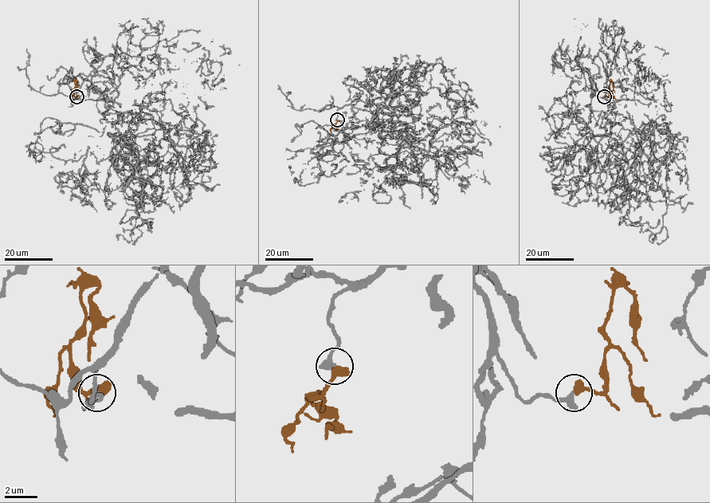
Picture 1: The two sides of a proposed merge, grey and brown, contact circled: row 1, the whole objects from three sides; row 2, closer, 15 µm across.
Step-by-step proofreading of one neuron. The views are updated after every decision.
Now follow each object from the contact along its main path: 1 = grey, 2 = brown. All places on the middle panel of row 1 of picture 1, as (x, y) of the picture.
1: (337, 119), (362, 92), (437, 191), (375, 131), (392, 115), (300, 185), (288, 159), (347, 137), (315, 152)
2: (337, 119), (334, 124), (337, 127), (336, 131)

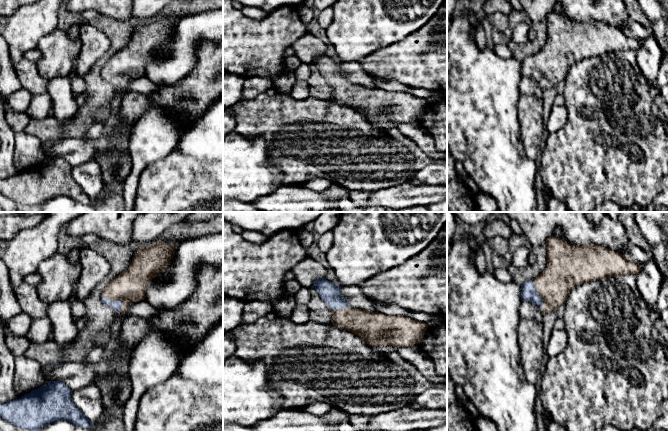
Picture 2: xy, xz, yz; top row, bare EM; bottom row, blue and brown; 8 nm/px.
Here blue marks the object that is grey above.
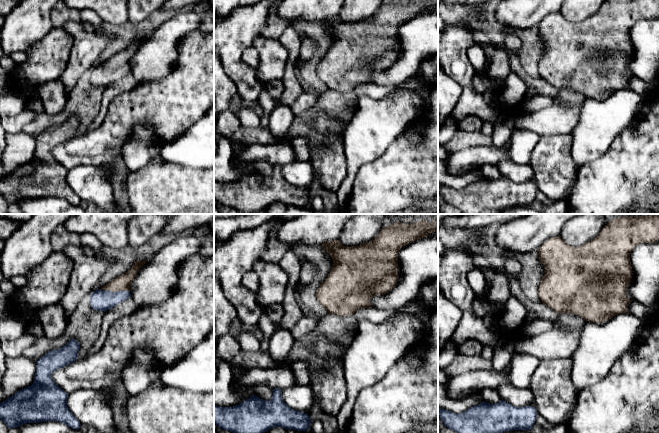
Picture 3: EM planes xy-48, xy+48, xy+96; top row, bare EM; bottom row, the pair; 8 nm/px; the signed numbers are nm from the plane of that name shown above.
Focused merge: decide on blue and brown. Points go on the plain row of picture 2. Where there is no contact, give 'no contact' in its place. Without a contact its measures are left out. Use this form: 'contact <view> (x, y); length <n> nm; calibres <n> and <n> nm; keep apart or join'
contact xy (116, 77); length 200 nm; calibres 70 and 260 nm; join

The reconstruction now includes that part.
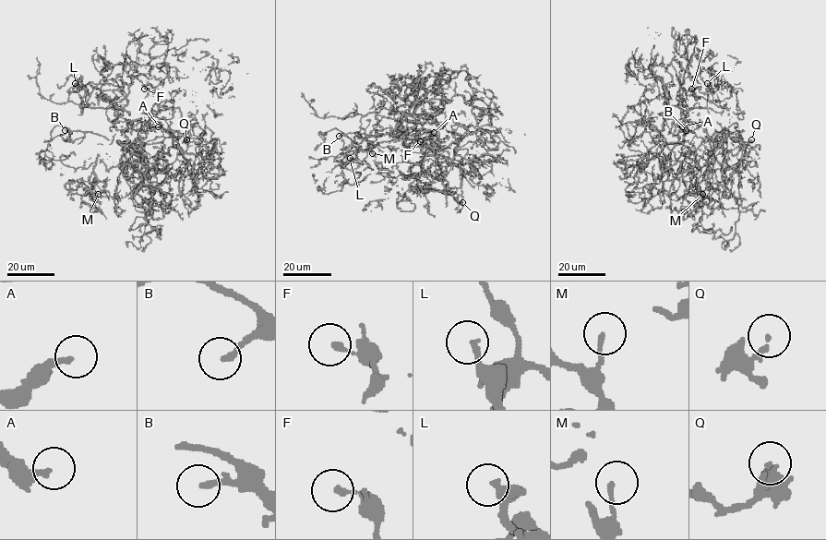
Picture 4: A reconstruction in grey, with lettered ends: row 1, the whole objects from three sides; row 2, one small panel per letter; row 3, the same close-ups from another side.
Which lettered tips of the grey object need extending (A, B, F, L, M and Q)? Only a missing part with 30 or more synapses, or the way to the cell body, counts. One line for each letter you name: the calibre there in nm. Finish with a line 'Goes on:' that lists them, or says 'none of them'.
A: calibre 190 nm
B: calibre 200 nm
L: calibre 160 nm
Goes on: A, B, L

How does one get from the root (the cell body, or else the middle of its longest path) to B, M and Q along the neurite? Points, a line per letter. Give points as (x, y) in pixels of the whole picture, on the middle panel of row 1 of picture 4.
B: (437, 179), (418, 164), (430, 150), (424, 144), (399, 139), (415, 122), (401, 120), (358, 144), (339, 136)
M: (437, 179), (424, 144), (399, 139), (405, 120), (343, 159), (340, 190), (313, 178), (323, 159), (372, 153)
Q: (437, 179), (446, 180), (453, 198), (458, 203), (462, 202)

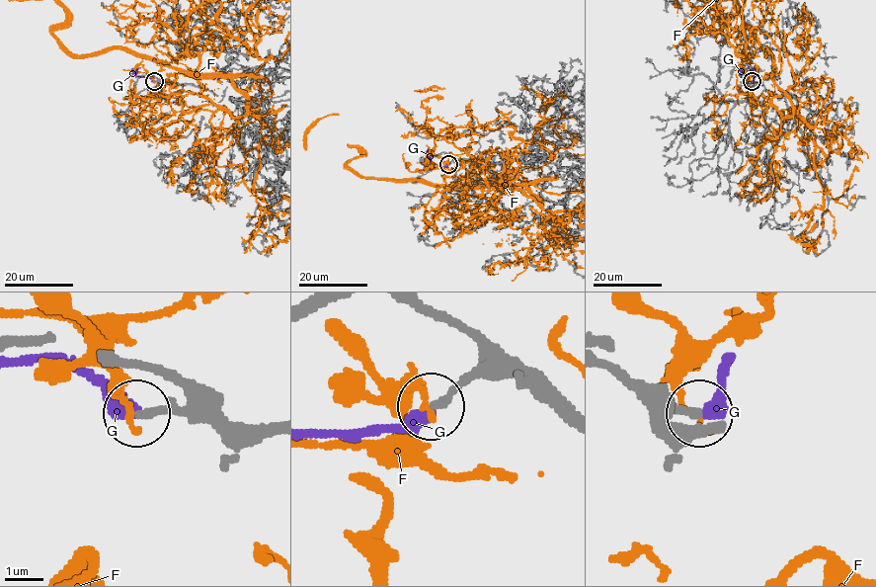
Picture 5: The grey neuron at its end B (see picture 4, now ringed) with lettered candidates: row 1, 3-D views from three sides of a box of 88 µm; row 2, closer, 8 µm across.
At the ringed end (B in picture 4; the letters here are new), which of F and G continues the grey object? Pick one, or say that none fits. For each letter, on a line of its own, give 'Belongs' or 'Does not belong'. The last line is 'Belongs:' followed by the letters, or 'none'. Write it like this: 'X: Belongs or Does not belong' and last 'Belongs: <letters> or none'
F: Does not belong
G: Belongs
Belongs: G

